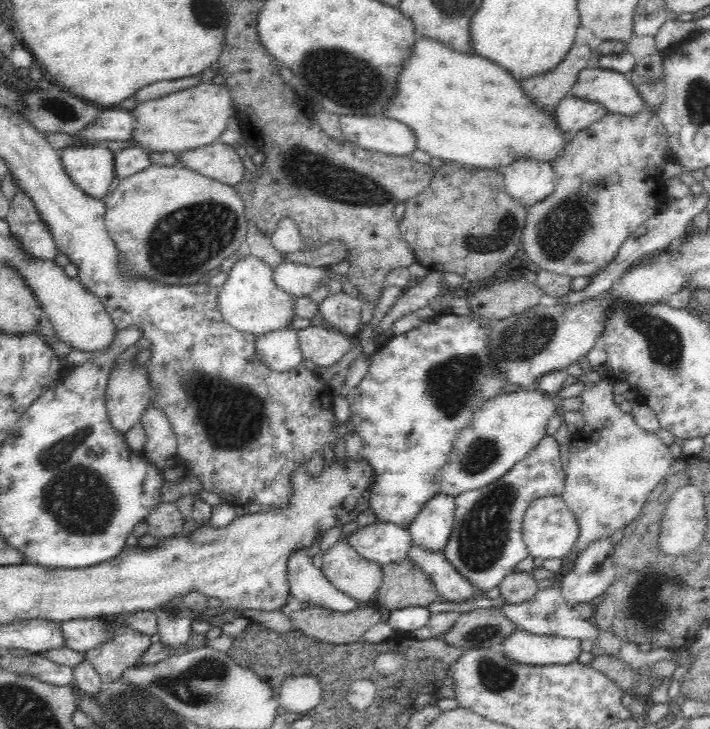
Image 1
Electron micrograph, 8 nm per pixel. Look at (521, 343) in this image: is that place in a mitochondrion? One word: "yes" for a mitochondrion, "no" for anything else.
yes

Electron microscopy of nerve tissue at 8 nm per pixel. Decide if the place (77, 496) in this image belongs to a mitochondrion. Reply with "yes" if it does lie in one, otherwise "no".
yes

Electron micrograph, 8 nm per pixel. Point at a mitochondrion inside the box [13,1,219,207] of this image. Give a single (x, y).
(61, 111)

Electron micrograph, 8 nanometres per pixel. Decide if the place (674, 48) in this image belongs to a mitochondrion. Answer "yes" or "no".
no

